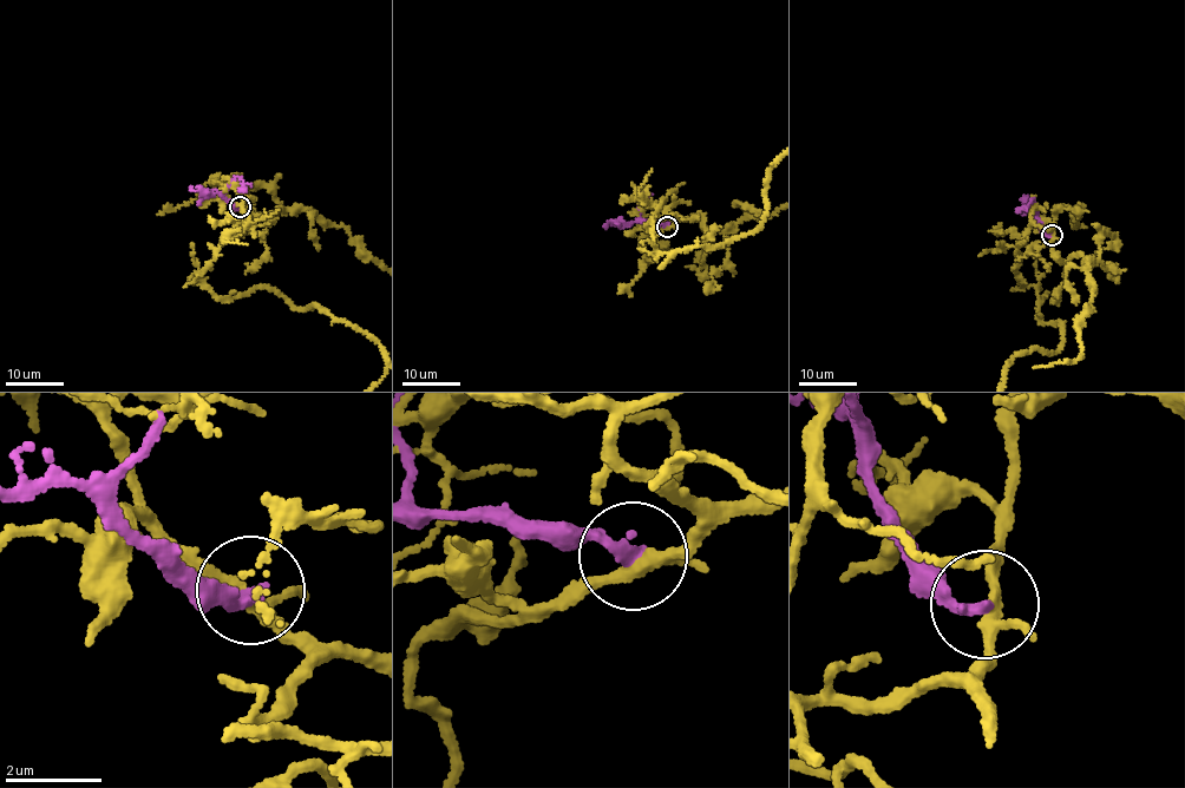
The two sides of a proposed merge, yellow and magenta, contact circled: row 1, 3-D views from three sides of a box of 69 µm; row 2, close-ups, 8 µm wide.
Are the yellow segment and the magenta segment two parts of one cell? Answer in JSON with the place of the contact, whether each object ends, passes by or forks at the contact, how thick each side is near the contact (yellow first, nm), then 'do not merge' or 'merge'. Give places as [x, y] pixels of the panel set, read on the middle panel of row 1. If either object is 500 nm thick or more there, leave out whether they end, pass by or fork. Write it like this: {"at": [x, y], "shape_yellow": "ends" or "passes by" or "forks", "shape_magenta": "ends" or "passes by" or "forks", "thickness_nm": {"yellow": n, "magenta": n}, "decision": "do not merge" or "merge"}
{"at": [667, 227], "shape_yellow": "forks", "shape_magenta": "ends", "thickness_nm": {"yellow": 220, "magenta": 280}, "decision": "do not merge"}

